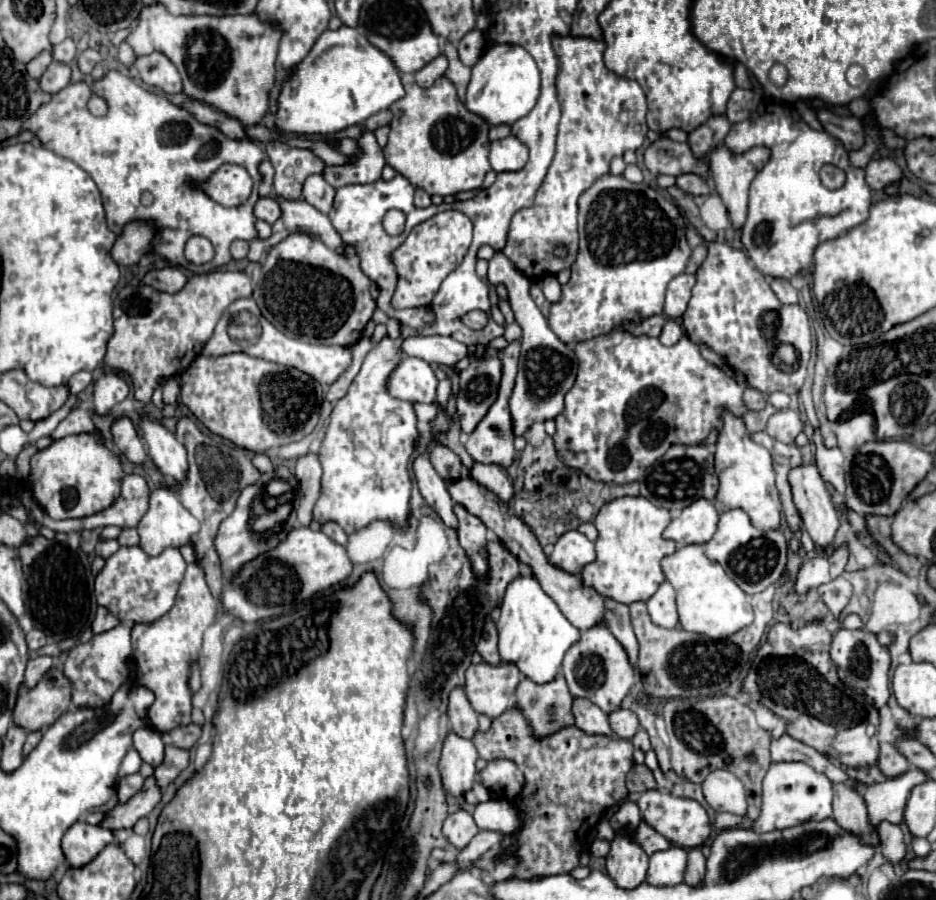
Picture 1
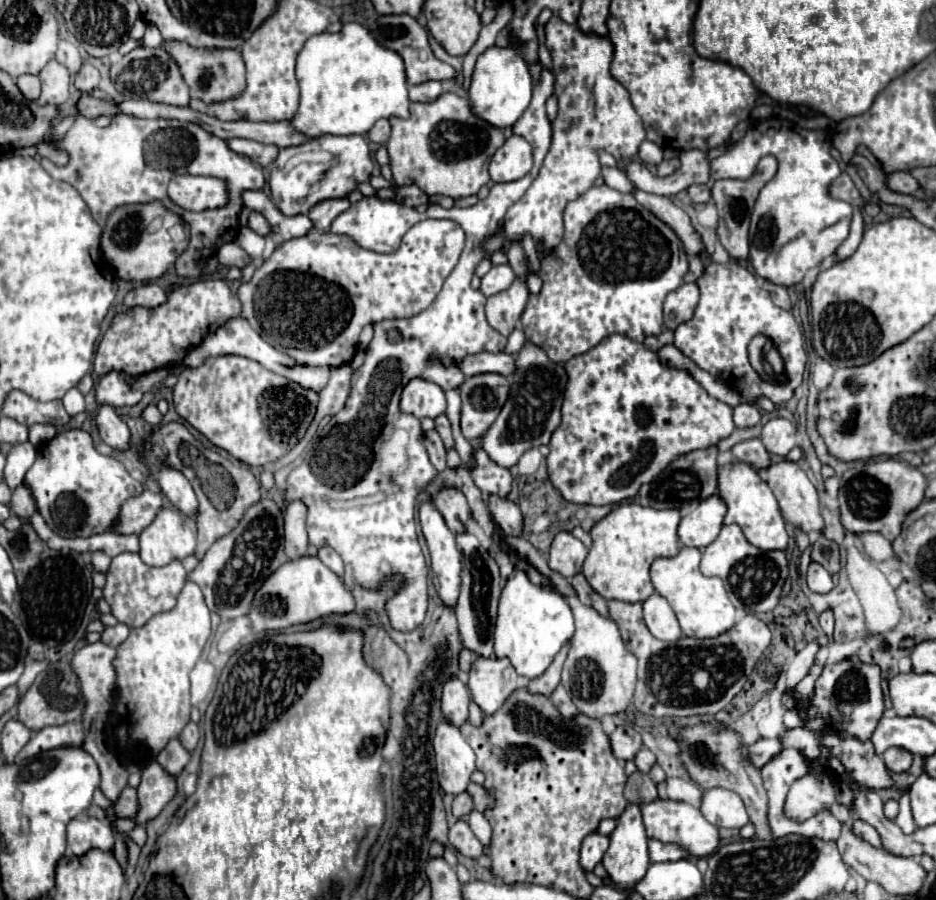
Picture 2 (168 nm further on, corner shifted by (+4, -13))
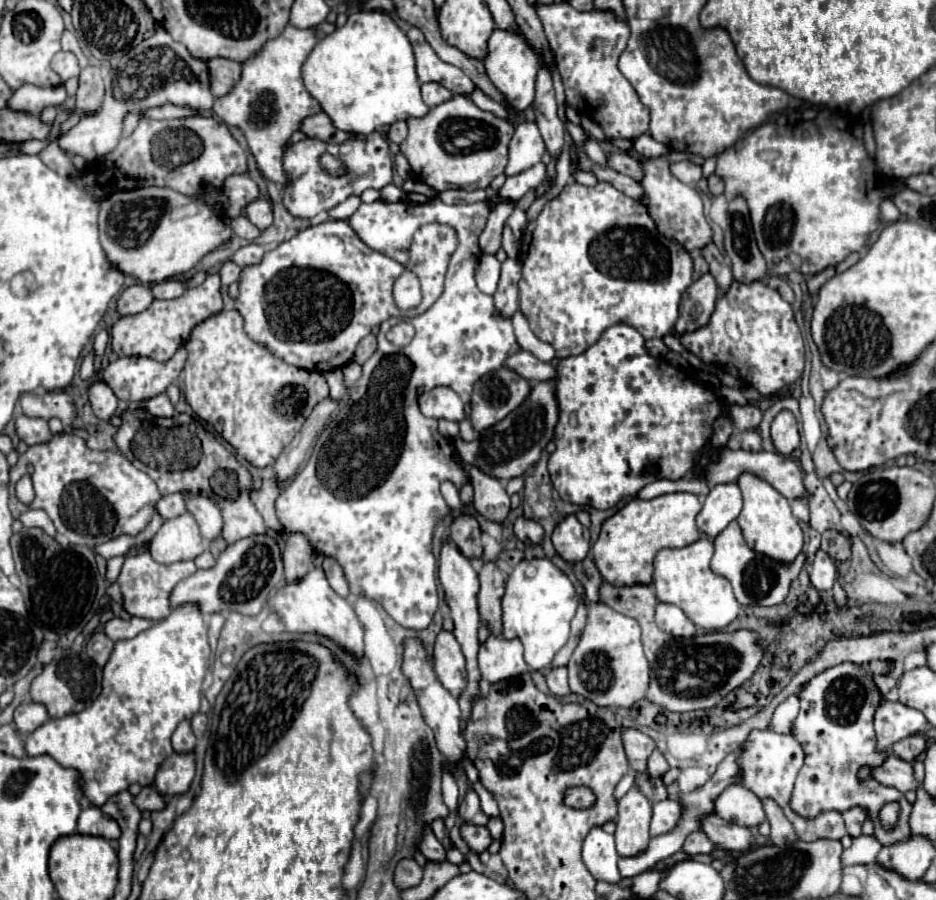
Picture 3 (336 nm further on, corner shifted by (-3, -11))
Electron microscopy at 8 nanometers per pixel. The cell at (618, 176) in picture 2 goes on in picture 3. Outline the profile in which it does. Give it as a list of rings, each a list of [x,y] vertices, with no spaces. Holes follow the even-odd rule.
[[[590,137],[590,139],[584,143],[584,151],[586,151],[586,155],[590,157],[590,161],[594,161],[596,165],[608,167],[608,155],[606,155],[606,151],[602,149],[602,145],[600,145],[596,139]]]

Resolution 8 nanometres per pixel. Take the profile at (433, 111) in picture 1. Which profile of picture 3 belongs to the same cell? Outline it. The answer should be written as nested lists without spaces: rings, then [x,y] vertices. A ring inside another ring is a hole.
[[[456,95],[432,107],[420,119],[408,117],[406,123],[408,137],[400,145],[400,153],[408,159],[414,177],[436,191],[486,189],[506,167],[514,125],[494,113],[482,111],[466,95]]]

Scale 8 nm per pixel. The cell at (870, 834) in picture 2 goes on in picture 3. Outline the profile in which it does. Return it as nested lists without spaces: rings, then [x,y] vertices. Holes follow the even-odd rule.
[[[854,807],[854,809],[848,809],[842,813],[844,821],[846,821],[846,831],[850,837],[860,837],[862,835],[862,823],[866,819],[866,813],[864,809],[860,807]]]

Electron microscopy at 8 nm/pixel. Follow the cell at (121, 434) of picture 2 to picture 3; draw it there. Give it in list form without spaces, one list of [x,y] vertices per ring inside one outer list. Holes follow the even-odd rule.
[[[96,381],[90,385],[90,405],[98,419],[110,421],[118,409],[118,399],[104,381]]]

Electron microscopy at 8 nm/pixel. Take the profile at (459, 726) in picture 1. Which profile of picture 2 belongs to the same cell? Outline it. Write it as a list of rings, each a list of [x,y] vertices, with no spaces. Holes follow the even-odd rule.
[[[451,677],[443,685],[443,695],[441,695],[441,711],[443,715],[453,723],[461,725],[467,719],[467,705],[469,705],[469,689],[459,677]]]

